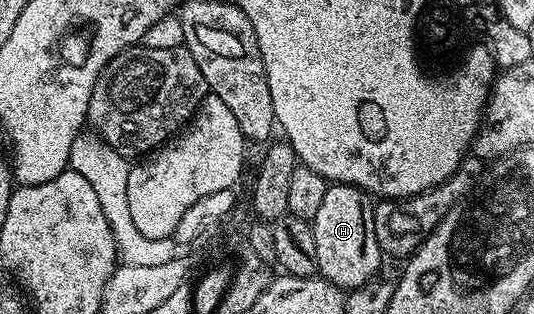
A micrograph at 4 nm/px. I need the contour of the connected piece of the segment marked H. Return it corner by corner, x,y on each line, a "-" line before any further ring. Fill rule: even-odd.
330,183
327,194
323,194
319,214
315,214
311,221
317,271
322,280
329,280
342,290
352,290
380,273
377,271
381,268
383,253
375,238
373,206
369,193
355,185

